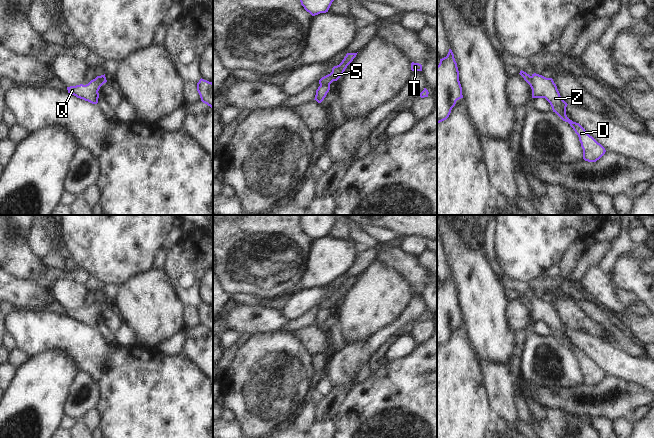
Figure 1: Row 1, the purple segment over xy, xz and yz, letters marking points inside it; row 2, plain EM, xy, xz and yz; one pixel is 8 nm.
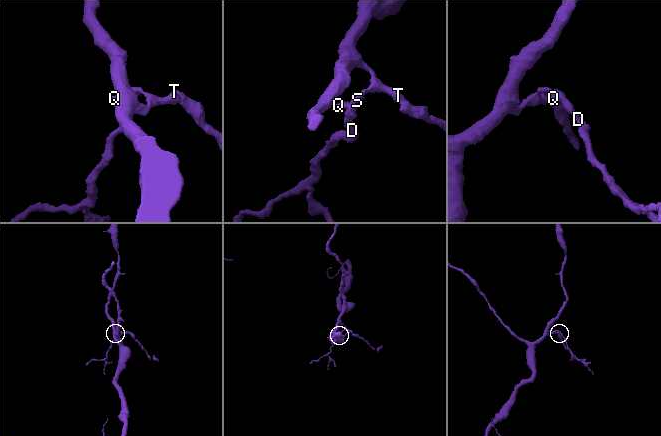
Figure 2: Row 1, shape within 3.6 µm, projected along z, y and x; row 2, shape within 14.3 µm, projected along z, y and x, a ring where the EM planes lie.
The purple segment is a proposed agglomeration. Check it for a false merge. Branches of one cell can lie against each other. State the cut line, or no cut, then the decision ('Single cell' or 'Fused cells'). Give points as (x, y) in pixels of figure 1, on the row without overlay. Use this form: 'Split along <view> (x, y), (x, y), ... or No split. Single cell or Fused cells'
Split along yz (530, 300), (532, 312). Fused cells

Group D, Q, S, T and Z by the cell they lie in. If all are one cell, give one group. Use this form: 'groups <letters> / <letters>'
groups D Z / Q S T

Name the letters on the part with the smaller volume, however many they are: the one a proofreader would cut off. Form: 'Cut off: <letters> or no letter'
Cut off: D, Z

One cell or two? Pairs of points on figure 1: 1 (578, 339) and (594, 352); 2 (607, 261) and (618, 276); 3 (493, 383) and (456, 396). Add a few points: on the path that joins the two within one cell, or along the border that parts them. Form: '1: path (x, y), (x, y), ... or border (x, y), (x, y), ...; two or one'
1: path (582, 340), (590, 348); one
2: border (625, 253), (607, 274); two
3: border (479, 363), (491, 409); two

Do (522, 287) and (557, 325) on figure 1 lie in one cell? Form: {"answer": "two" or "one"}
{"answer": "one"}

